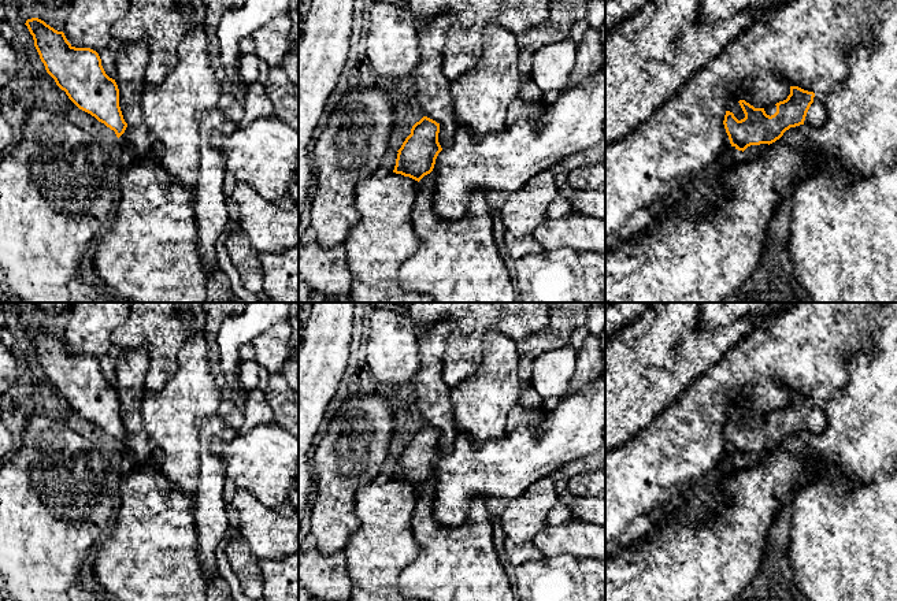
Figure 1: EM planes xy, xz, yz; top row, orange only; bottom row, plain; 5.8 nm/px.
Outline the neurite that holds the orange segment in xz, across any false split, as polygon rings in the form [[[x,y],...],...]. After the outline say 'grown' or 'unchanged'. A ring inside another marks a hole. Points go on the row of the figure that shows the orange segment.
[[[423,116],[416,122],[411,134],[397,151],[393,172],[420,181],[434,168],[435,159],[442,151],[438,142],[440,123]]]; unchanged

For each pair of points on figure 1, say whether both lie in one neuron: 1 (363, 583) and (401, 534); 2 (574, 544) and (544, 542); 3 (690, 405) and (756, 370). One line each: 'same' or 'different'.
1: same
2: same
3: same

